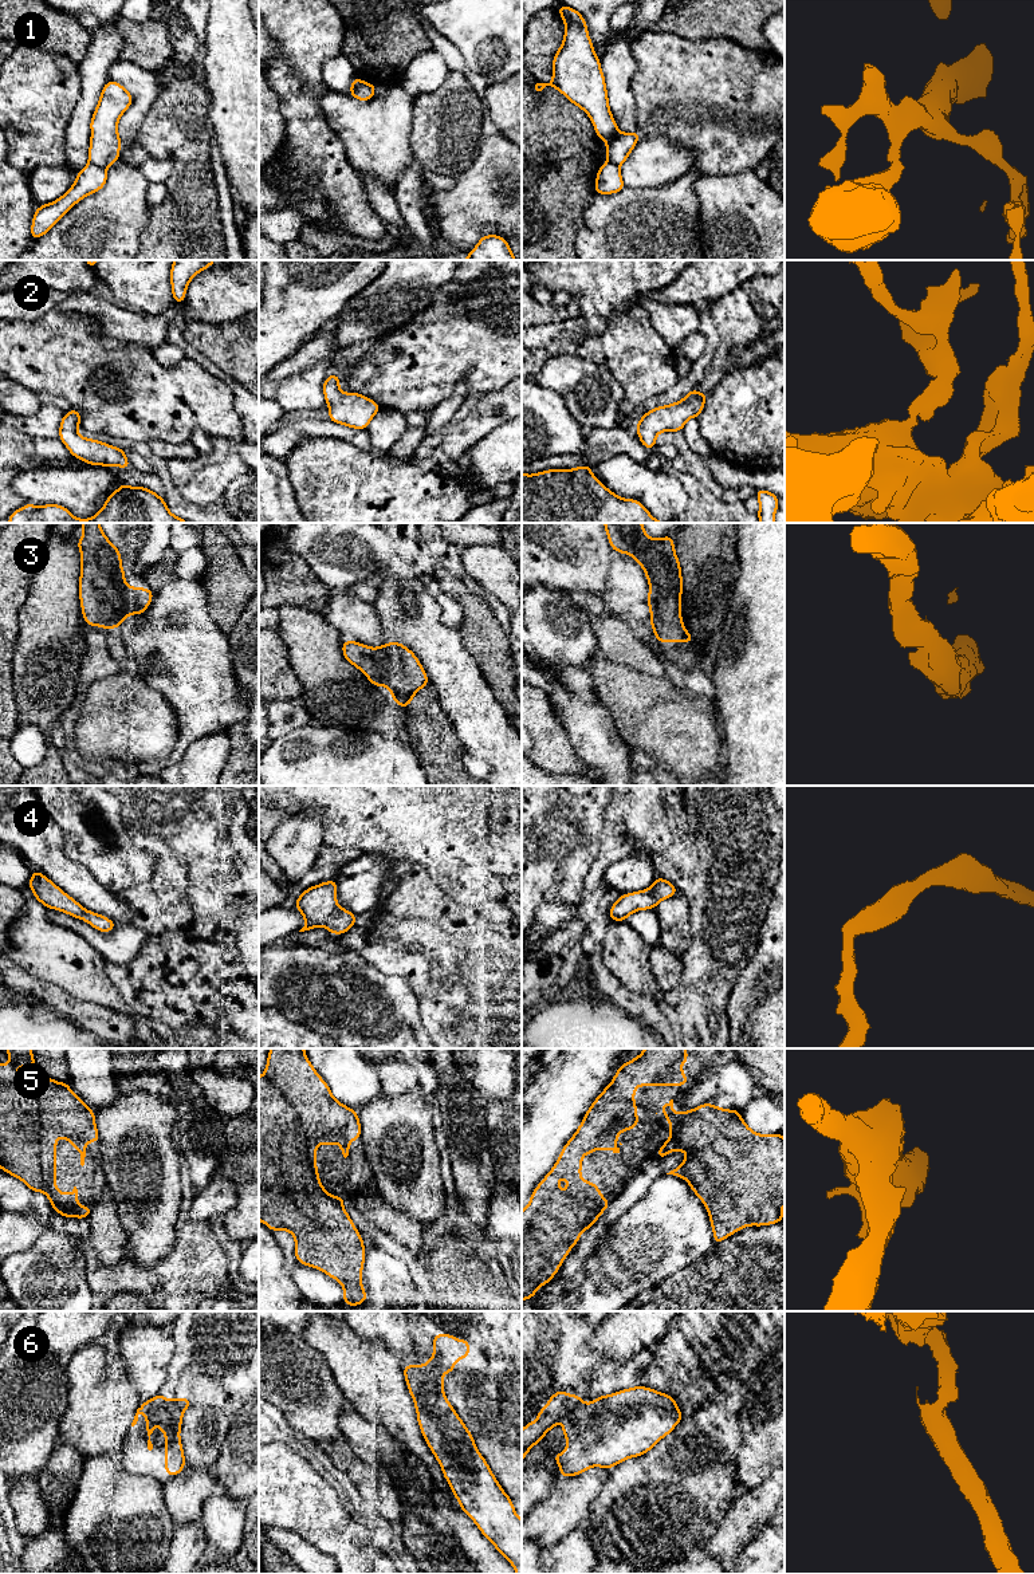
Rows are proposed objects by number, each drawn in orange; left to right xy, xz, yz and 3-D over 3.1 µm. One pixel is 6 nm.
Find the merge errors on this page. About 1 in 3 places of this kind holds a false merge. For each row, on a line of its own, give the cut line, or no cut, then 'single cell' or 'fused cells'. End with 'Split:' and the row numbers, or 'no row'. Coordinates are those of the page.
1: cut in xy along (89, 162), (105, 169); fused cells
2: no cut; single cell
3: no cut; single cell
4: no cut; single cell
5: no cut; single cell
6: cut in yz along (582, 1404), (565, 1420); fused cells
Split: 1, 6

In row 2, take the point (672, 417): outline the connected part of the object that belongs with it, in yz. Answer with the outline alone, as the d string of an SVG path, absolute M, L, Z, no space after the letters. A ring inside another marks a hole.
M693 387L681 401L645 413L636 426L641 444L646 449L653 449L656 436L661 432L681 432L689 418L697 418L703 412L707 394Z

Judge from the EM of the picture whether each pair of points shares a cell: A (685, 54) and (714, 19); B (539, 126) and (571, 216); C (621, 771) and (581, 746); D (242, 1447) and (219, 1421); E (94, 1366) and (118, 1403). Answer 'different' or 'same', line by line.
A: different
B: same
C: same
D: different
E: same

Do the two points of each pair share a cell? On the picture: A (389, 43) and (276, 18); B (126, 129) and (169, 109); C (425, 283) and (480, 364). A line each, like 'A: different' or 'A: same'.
A: different
B: different
C: different

